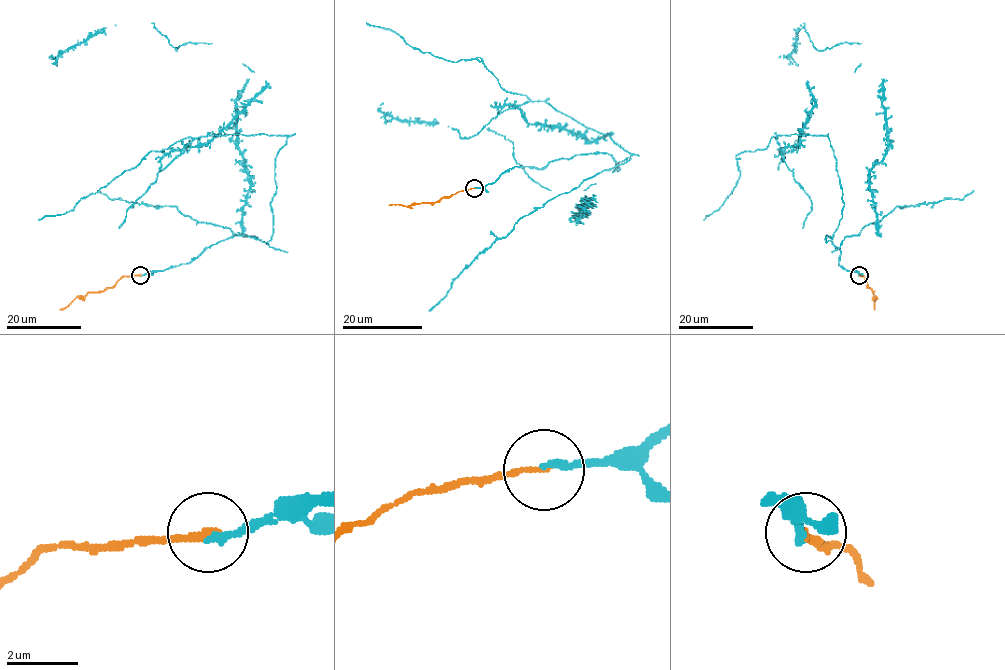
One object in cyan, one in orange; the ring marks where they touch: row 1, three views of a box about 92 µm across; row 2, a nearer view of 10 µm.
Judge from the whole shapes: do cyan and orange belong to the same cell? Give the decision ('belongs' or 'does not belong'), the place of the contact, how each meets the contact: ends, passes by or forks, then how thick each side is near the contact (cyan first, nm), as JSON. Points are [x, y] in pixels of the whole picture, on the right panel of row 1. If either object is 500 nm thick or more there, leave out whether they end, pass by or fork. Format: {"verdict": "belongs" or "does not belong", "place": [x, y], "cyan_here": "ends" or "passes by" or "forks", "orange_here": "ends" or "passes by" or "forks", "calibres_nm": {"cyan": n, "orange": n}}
{"verdict": "belongs", "place": [859, 275], "cyan_here": "ends", "orange_here": "ends", "calibres_nm": {"cyan": 200, "orange": 180}}

